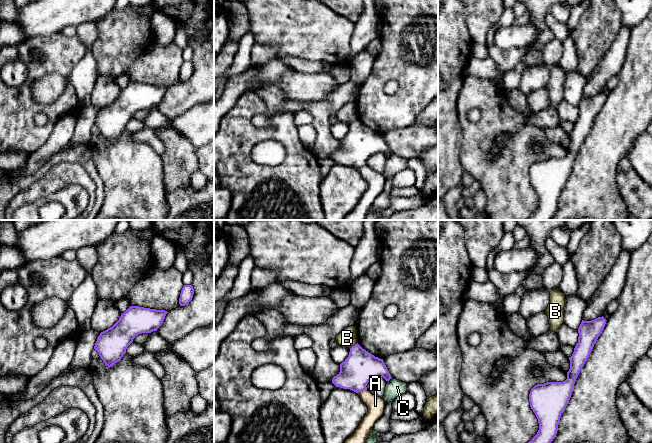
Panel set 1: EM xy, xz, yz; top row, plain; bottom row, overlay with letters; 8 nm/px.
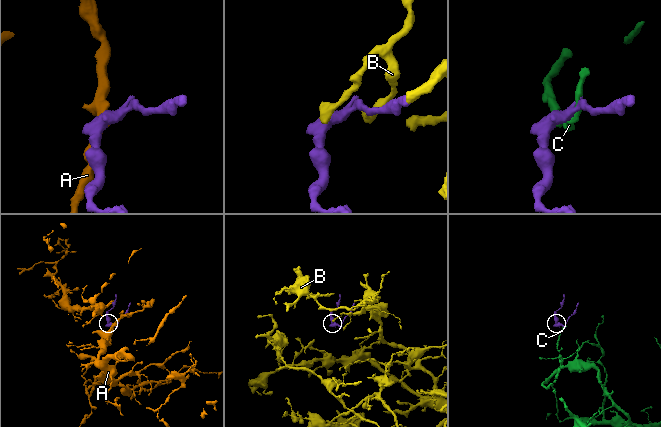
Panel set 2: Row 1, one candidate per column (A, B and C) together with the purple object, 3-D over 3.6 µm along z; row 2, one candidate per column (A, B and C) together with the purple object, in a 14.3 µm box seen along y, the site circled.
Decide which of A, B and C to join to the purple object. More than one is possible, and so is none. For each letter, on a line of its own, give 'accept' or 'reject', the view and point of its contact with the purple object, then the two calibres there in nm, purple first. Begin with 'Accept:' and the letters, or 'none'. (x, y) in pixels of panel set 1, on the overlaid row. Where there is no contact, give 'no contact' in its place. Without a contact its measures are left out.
Accept: A
A: accept; meets purple in xz at (361, 391); 260 nm thick on the purple side, 140 nm on the other
B: reject; meets purple in xz at (354, 345); 260 nm thick on the purple side, 140 nm on the other
C: reject; meets purple in xz at (389, 379); 260 nm thick on the purple side, 140 nm on the other

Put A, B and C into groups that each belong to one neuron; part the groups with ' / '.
A / B / C

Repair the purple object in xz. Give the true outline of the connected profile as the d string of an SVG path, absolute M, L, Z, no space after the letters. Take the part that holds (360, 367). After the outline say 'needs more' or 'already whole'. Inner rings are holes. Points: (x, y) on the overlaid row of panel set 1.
M358 343L352 346L332 383L336 387L356 392L368 411L355 432L344 443L365 443L375 422L383 415L386 404L384 399L373 395L366 387L369 381L377 377L383 377L386 381L392 378L383 359L375 357Z; needs more

